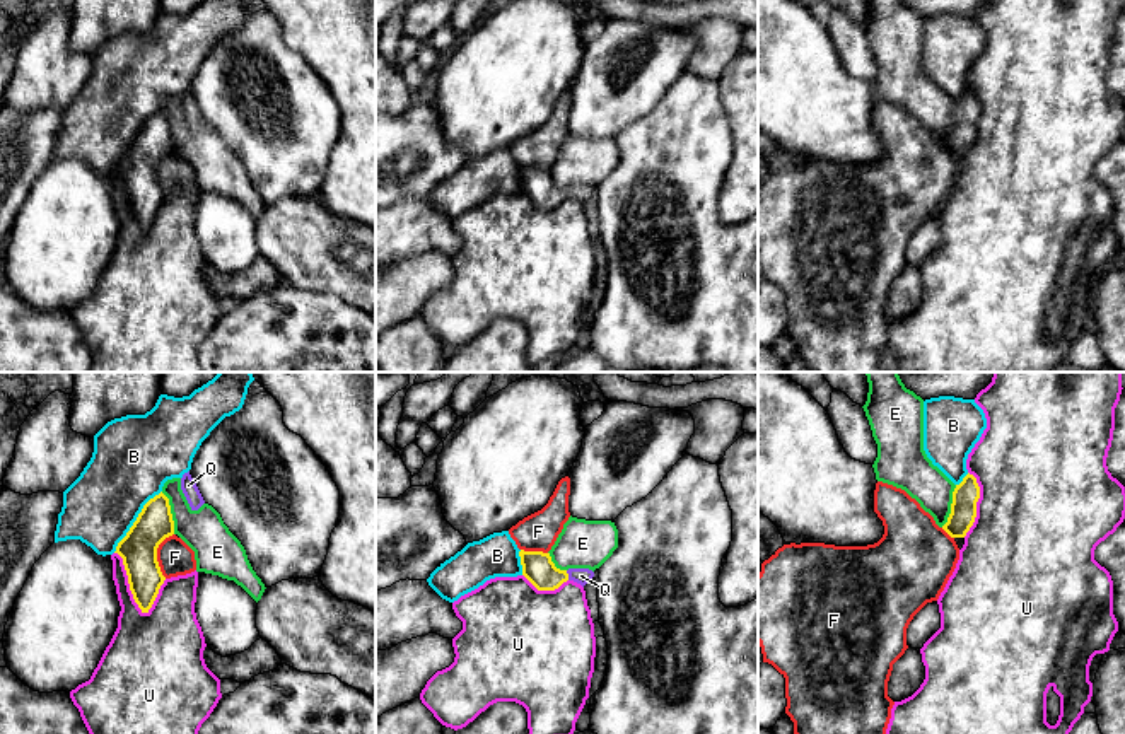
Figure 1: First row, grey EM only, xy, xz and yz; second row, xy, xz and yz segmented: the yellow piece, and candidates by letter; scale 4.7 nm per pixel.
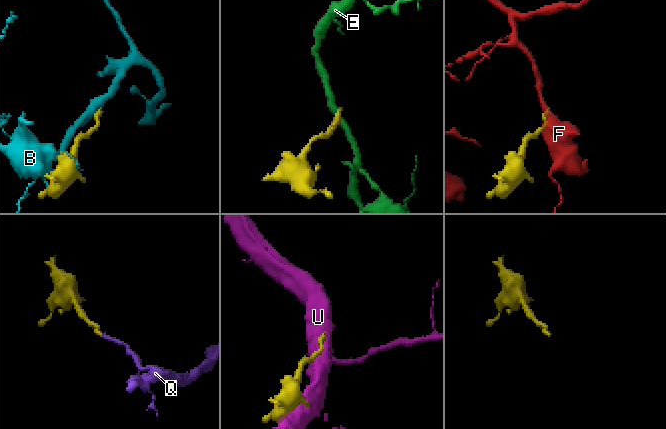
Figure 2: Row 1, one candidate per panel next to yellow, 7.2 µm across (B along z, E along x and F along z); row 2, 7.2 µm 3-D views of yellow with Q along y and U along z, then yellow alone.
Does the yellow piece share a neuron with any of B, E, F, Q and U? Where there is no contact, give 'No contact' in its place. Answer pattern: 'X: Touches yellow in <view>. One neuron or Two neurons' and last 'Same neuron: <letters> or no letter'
B: Touches yellow in xy. Two neurons
E: Touches yellow in xy. Two neurons
F: Touches yellow in xy. Two neurons
Q: Touches yellow in xz. One neuron
U: Touches yellow in xy. Two neurons
Same neuron: Q

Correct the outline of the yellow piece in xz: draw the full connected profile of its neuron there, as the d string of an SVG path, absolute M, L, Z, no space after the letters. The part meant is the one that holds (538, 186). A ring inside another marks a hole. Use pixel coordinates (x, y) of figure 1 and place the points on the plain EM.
M521 167L519 174L522 193L538 208L555 208L567 198L574 198L584 205L594 195L594 189L589 186L557 186L550 171Z

